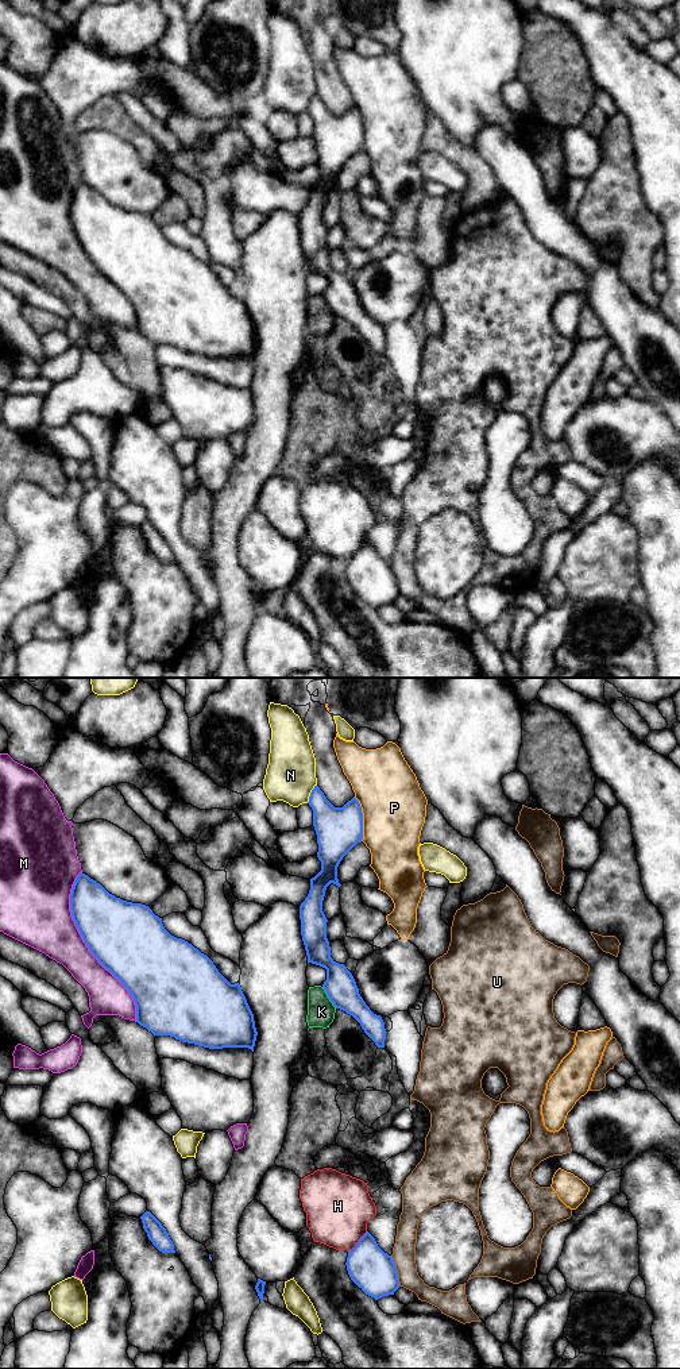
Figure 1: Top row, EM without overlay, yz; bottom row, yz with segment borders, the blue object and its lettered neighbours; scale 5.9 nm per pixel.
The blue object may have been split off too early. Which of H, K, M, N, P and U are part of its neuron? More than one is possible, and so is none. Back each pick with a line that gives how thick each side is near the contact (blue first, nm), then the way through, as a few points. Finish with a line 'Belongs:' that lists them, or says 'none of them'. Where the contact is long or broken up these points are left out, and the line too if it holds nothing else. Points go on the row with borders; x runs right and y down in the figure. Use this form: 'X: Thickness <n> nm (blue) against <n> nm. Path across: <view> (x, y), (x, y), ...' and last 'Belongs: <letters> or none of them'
Belongs: none of them

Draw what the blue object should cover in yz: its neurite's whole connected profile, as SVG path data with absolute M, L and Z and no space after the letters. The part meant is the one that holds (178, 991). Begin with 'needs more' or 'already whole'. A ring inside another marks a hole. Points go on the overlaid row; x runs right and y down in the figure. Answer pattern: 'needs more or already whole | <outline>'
already whole | M80 874L70 894L73 921L98 963L108 969L132 995L136 1022L154 1036L170 1036L182 1042L209 1049L248 1048L254 1052L256 1027L254 1014L239 983L231 984L213 961L182 938L171 936L162 918L142 903L132 903L109 894L100 883Z

